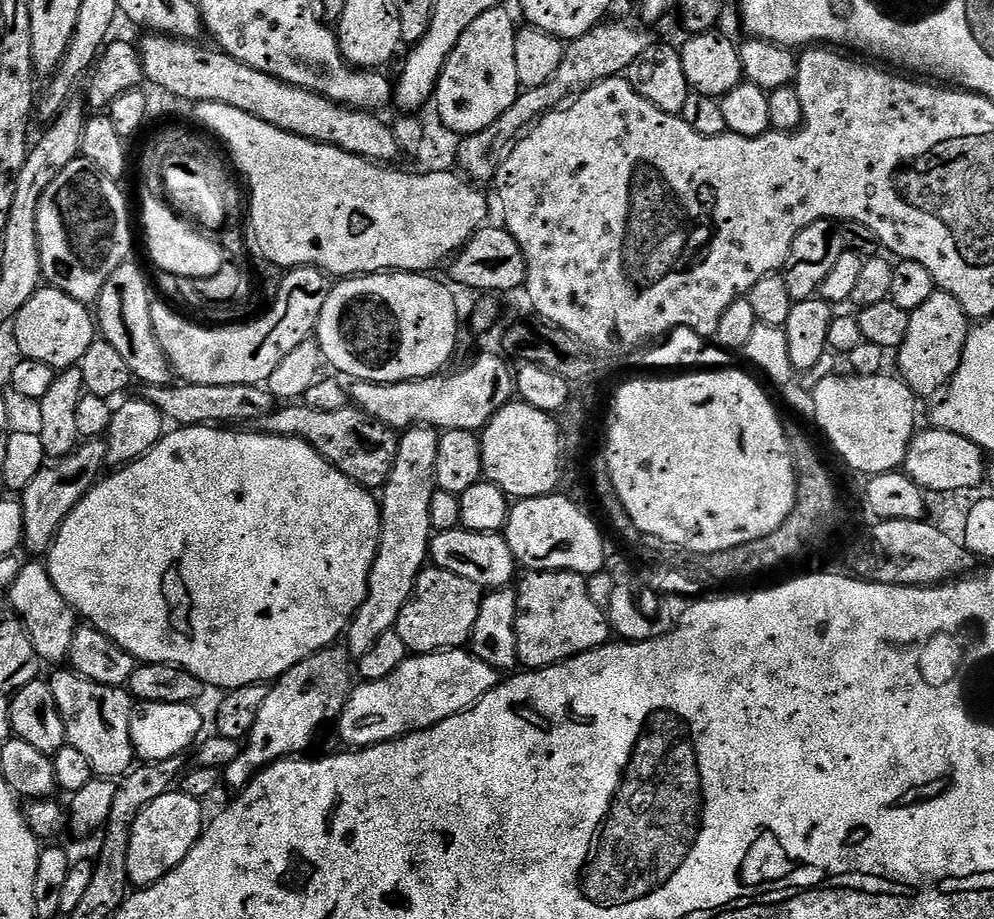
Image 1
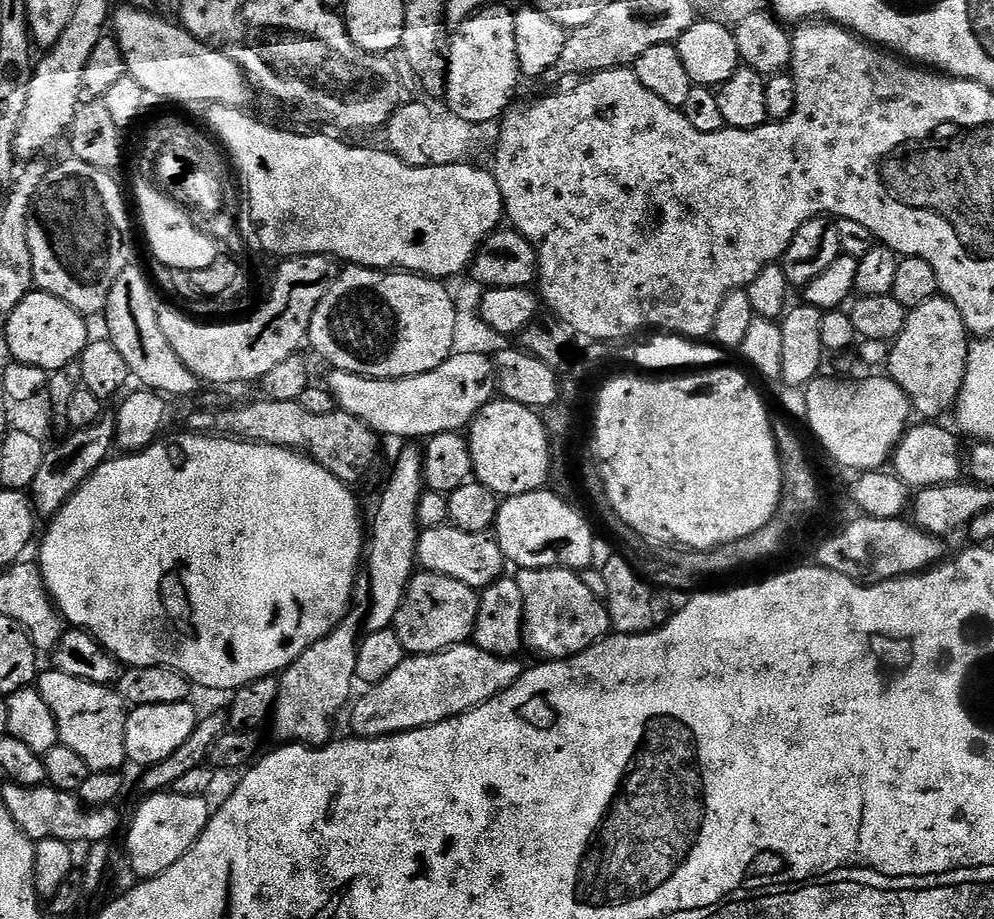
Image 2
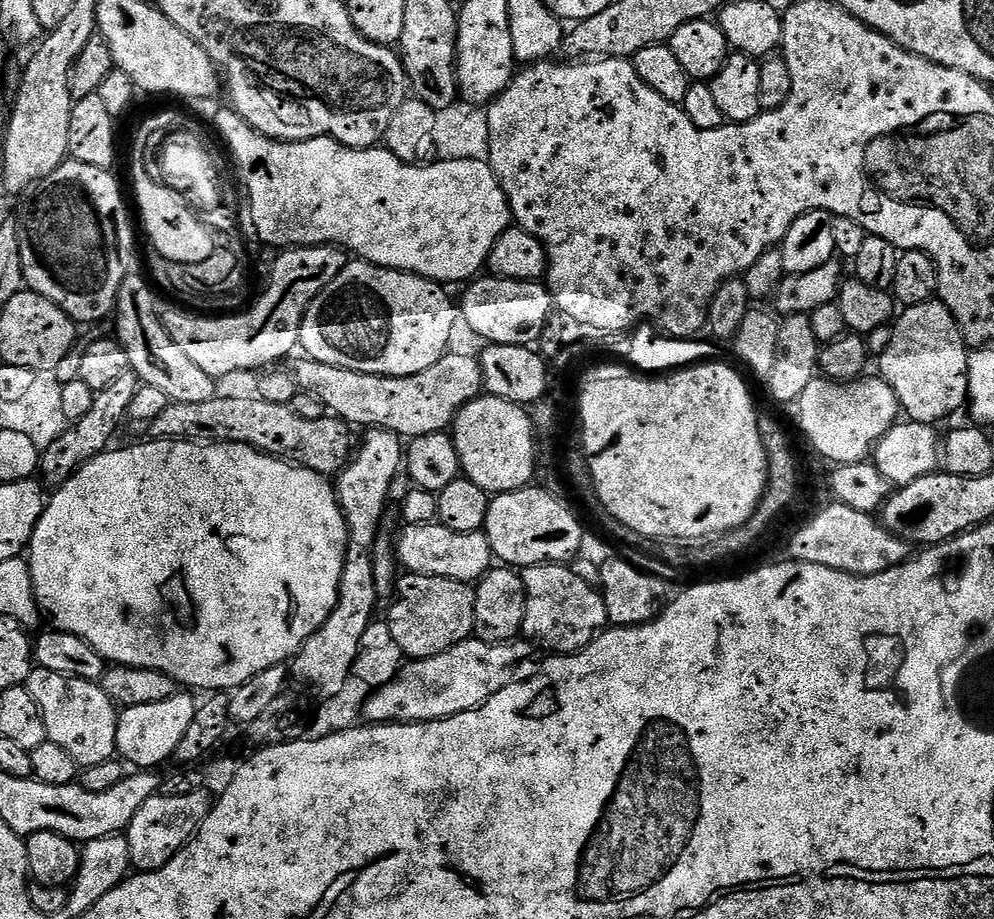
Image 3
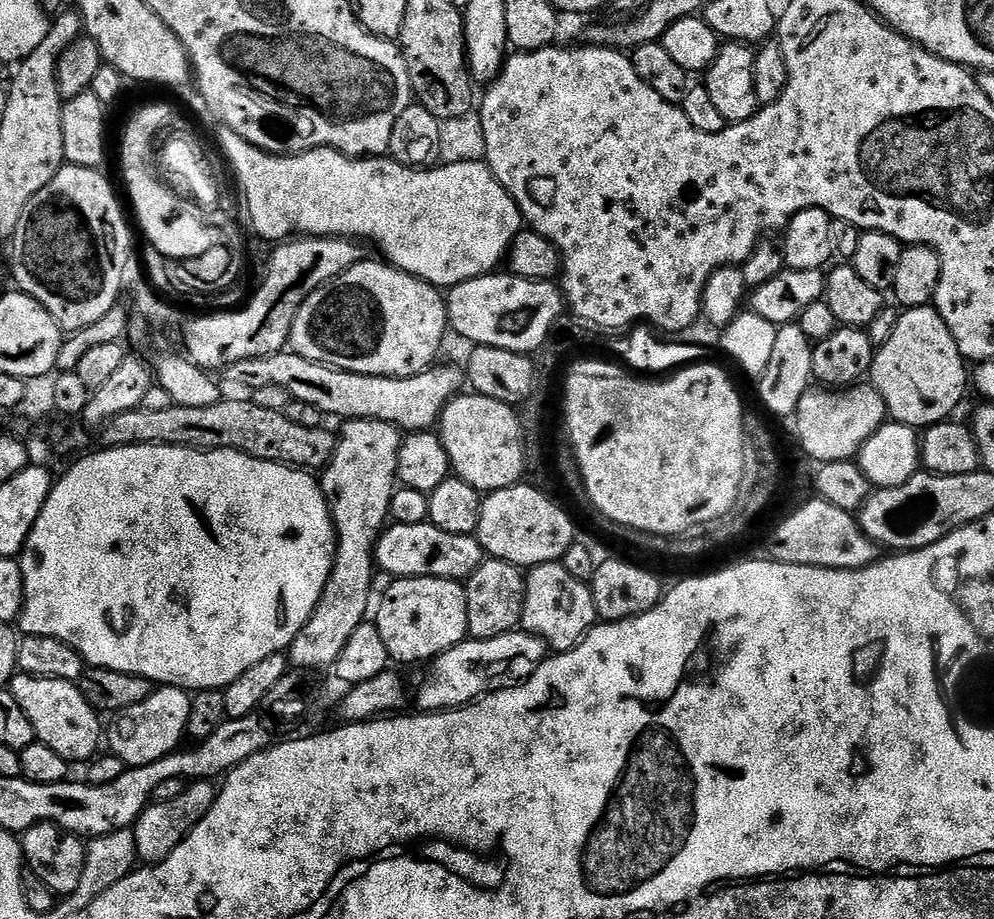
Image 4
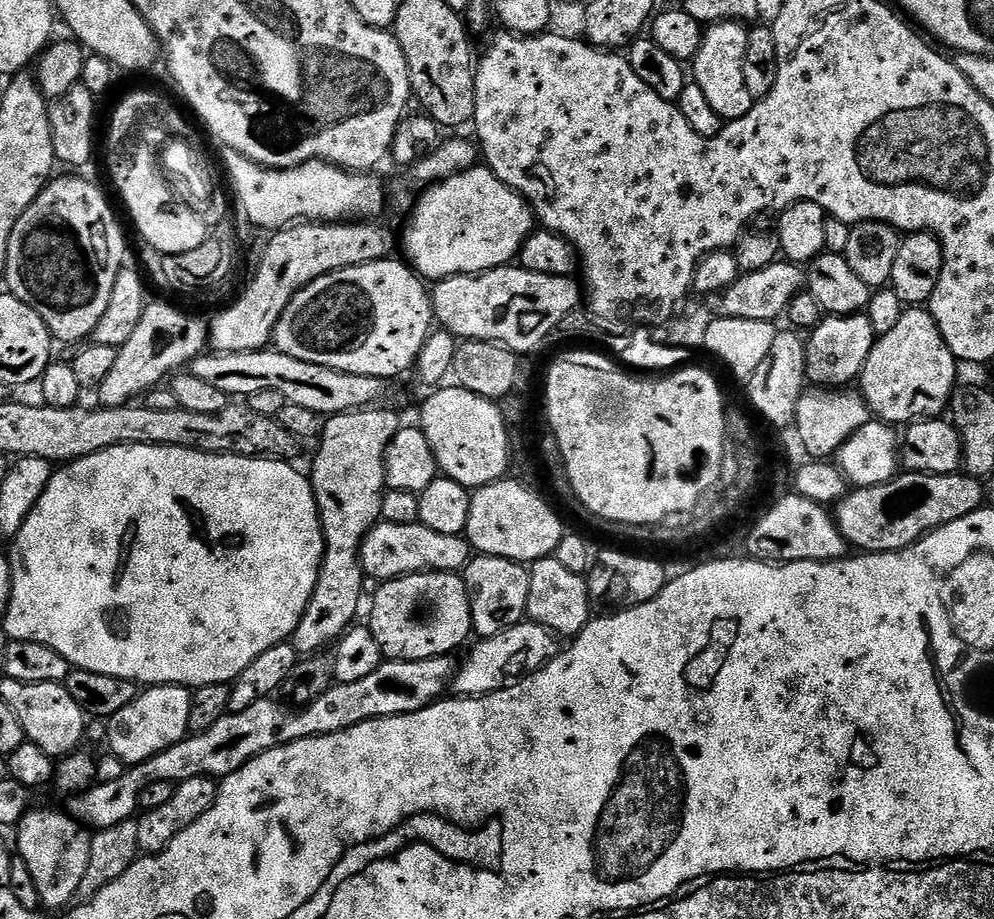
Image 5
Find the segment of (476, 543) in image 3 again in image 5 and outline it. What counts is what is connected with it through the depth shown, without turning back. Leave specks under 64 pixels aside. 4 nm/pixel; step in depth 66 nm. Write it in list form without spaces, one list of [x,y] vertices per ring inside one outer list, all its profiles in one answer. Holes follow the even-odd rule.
[[[381,522],[373,526],[366,534],[360,547],[360,565],[364,568],[365,577],[376,579],[376,582],[396,580],[399,576],[409,576],[415,572],[455,572],[463,573],[469,560],[474,555],[474,549],[464,536],[454,534],[438,534],[438,530],[430,530],[425,524],[398,526],[394,522]]]

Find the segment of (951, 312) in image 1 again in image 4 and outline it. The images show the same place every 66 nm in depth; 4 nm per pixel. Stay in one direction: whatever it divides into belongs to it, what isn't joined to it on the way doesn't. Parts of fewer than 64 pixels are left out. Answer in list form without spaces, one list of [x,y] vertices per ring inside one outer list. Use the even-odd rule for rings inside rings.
[[[925,306],[923,308],[910,308],[900,312],[898,326],[894,326],[894,334],[890,334],[890,339],[886,342],[886,346],[875,349],[872,358],[870,383],[885,400],[887,415],[891,417],[895,423],[905,424],[917,430],[923,430],[930,427],[932,424],[940,424],[943,420],[949,419],[949,417],[953,415],[952,411],[963,402],[964,391],[970,388],[970,372],[967,372],[964,367],[966,367],[966,361],[963,354],[958,350],[958,342],[954,342],[954,334],[950,334],[950,326],[946,326],[944,319],[936,313],[935,307]]]

